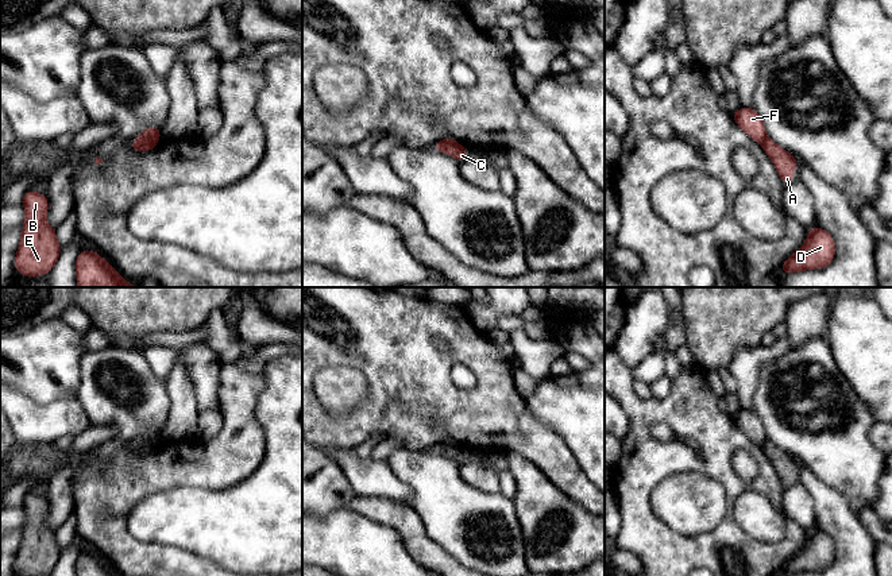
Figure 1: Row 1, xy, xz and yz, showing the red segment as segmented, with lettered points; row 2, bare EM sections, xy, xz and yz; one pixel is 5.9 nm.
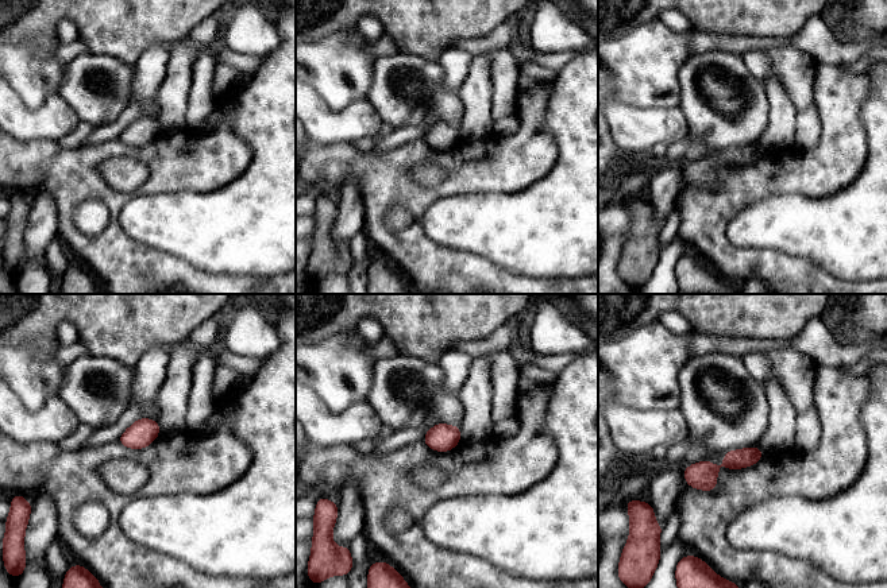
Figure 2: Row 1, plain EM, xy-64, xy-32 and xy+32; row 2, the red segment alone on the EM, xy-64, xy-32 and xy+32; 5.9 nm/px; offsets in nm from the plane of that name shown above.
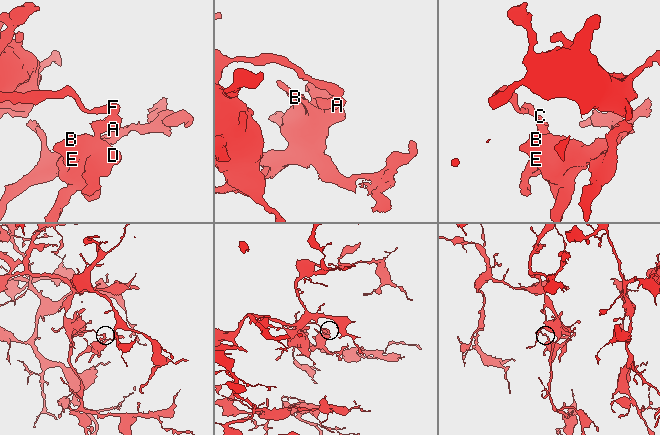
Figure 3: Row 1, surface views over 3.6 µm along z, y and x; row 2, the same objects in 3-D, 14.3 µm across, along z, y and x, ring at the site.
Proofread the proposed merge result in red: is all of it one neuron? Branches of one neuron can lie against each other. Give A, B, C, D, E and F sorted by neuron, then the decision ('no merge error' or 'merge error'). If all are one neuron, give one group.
A B C D E / F | merge error

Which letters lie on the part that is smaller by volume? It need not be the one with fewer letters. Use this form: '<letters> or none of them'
A, B, C, D, E

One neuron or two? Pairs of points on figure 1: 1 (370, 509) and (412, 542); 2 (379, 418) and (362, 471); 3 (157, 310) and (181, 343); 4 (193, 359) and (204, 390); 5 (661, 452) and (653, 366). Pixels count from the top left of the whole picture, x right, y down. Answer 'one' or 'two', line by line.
1: one
2: two
3: two
4: one
5: two

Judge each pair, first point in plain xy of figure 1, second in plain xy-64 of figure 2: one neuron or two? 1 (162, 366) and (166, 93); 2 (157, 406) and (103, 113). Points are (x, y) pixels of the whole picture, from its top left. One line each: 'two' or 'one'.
1: two
2: one

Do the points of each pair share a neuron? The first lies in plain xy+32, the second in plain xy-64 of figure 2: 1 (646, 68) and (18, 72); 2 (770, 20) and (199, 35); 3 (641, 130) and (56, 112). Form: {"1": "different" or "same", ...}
{"1": "same", "2": "different", "3": "same"}

